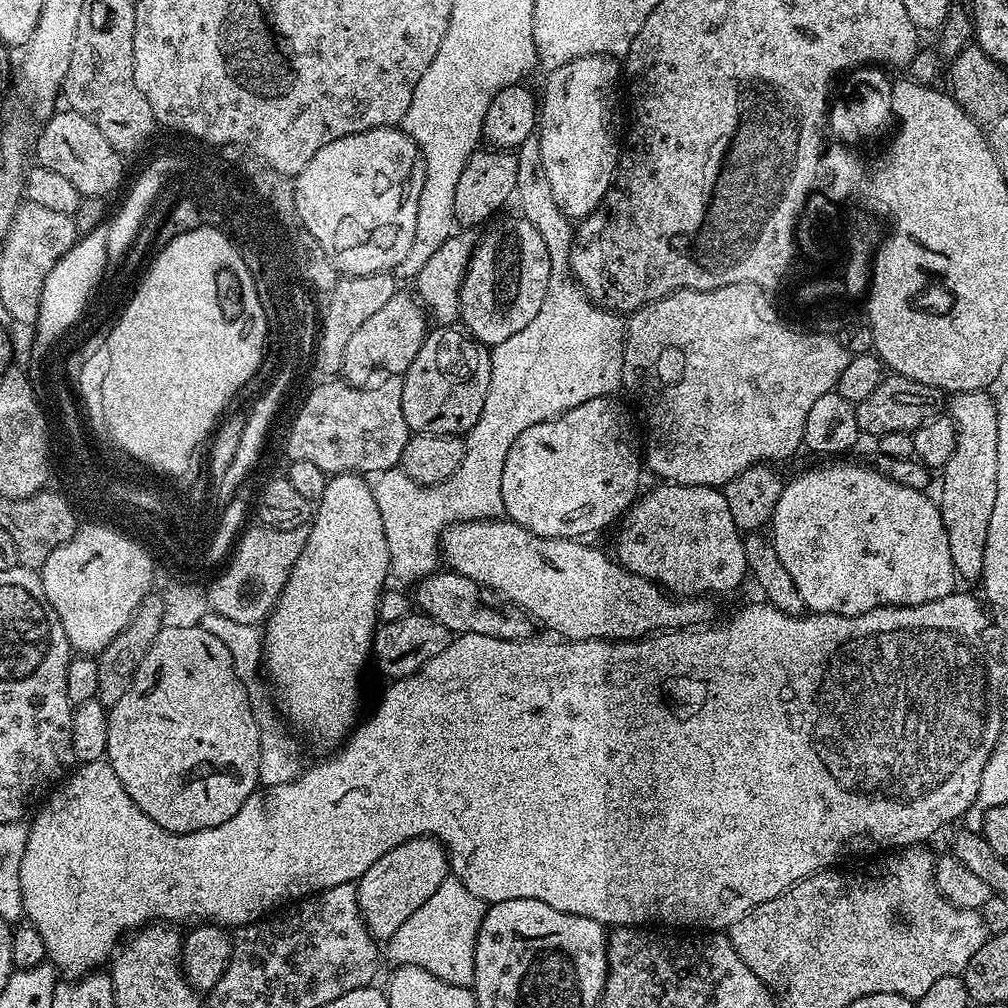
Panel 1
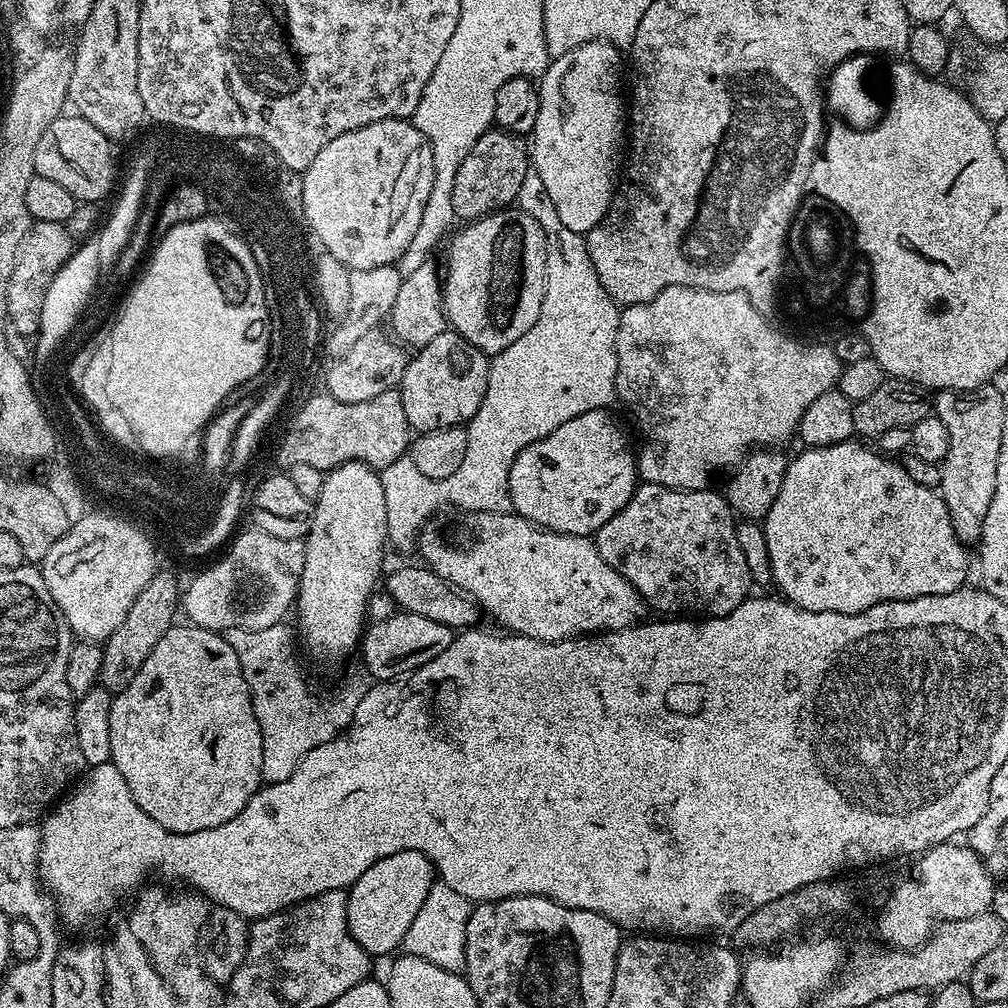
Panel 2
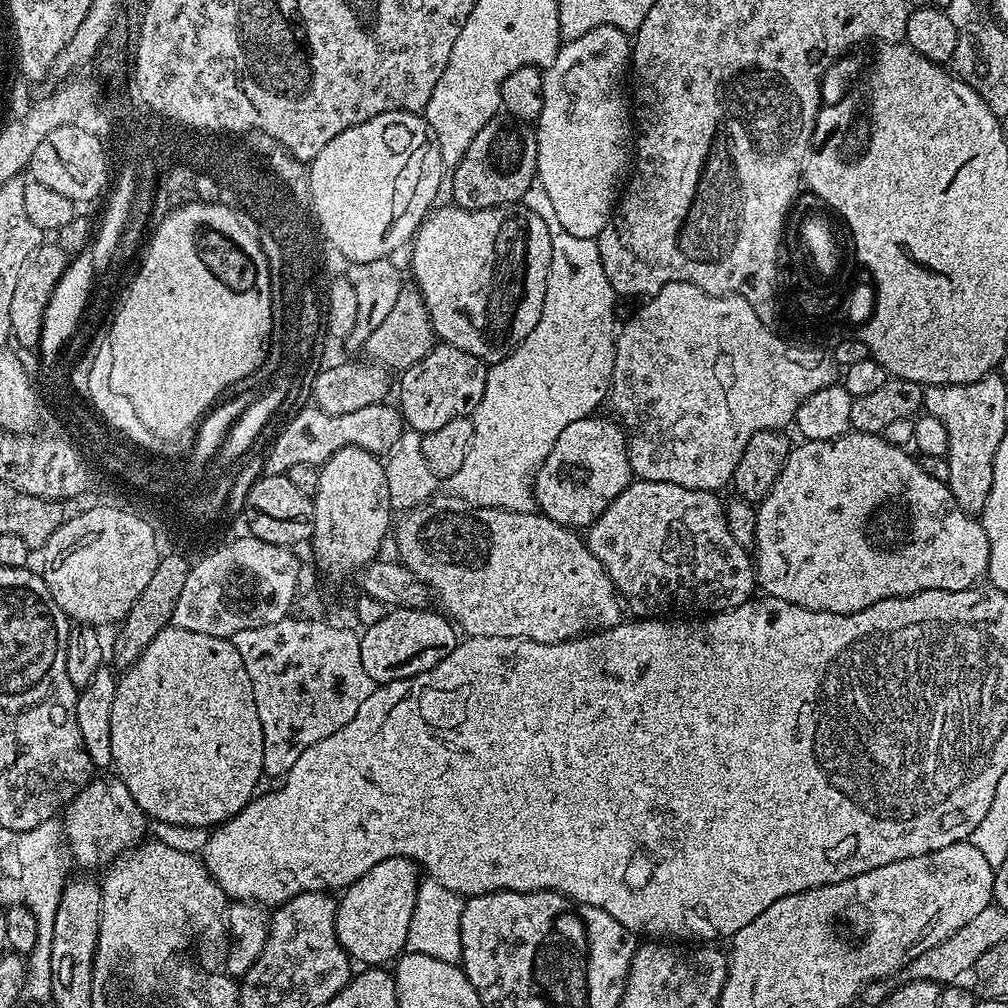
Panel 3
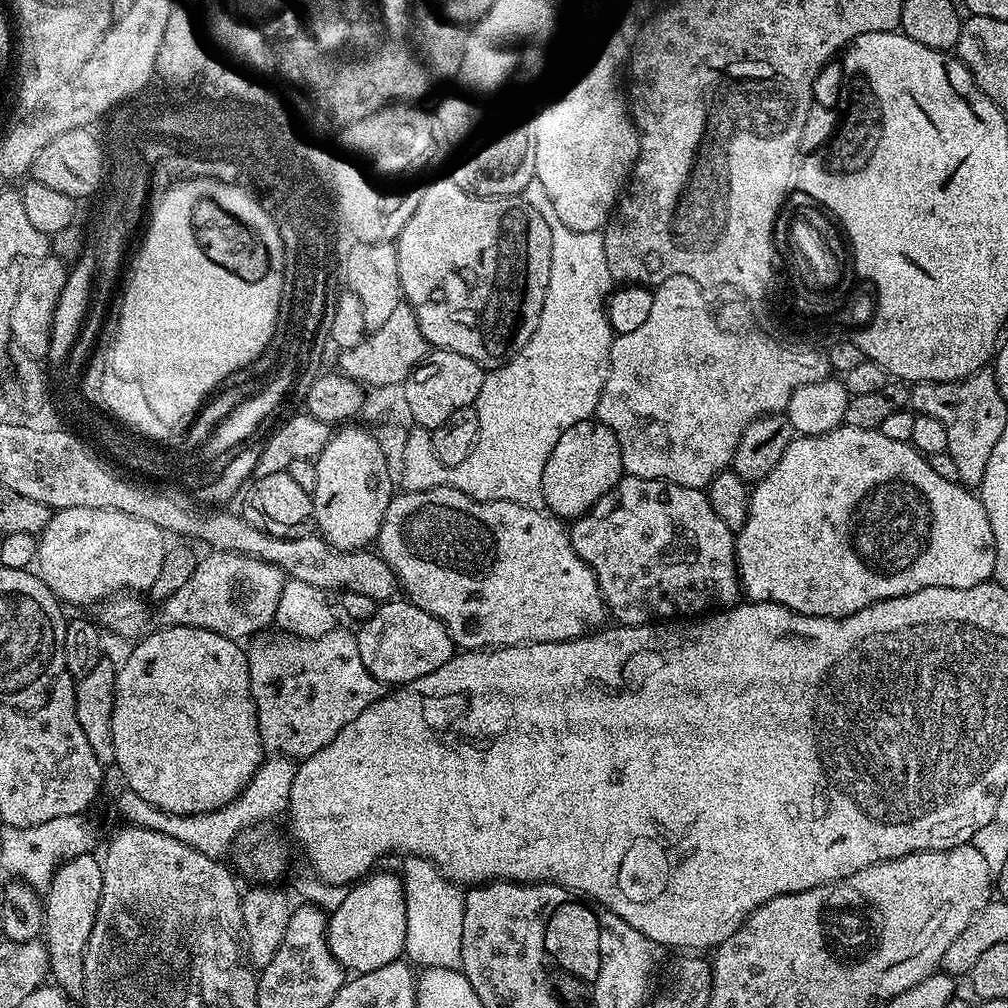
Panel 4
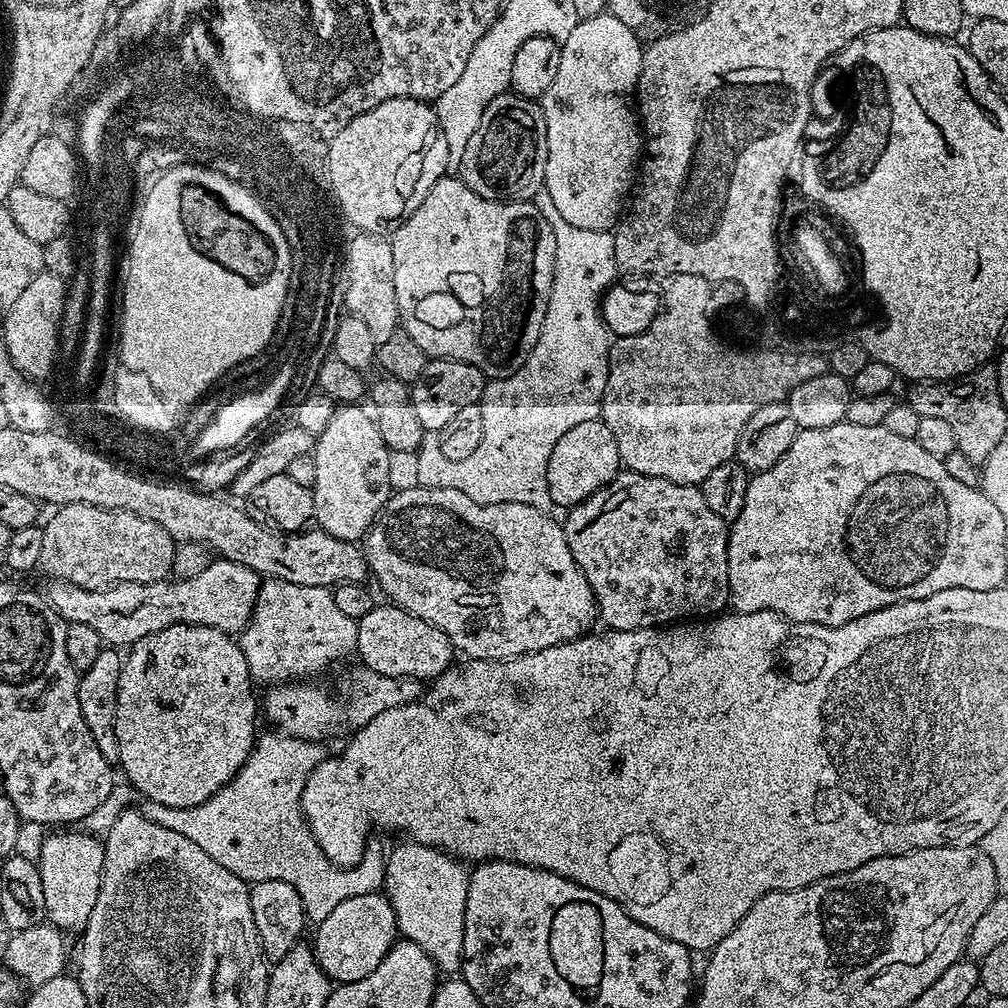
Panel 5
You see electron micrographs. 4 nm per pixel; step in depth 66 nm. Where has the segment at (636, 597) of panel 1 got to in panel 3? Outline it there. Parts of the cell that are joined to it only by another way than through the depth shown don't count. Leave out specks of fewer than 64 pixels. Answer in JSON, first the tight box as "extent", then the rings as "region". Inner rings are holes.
{"extent":[394,494,622,644],"region":[[[437,494],[423,504],[407,509],[404,516],[395,521],[394,540],[396,536],[396,552],[399,563],[405,564],[430,590],[433,597],[440,599],[439,607],[450,617],[453,625],[465,637],[481,636],[482,638],[523,638],[543,644],[557,644],[563,640],[574,640],[585,634],[599,632],[606,628],[613,628],[622,623],[620,608],[622,612],[622,601],[620,593],[612,584],[612,579],[606,574],[602,562],[594,558],[589,550],[585,537],[579,531],[564,528],[558,522],[551,520],[549,516],[534,512],[511,512],[501,508],[479,508],[473,504],[467,504],[460,496],[451,494]]]}

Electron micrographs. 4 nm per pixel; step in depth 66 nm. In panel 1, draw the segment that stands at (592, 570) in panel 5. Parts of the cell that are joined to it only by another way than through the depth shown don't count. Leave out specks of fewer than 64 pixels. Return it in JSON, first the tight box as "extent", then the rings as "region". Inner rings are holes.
{"extent":[615,482,749,598],"region":[[[667,482],[657,483],[657,488],[652,488],[648,493],[641,495],[636,503],[628,509],[626,515],[619,521],[616,532],[616,552],[615,559],[628,572],[638,574],[642,578],[652,581],[653,584],[660,585],[665,592],[677,598],[704,598],[707,592],[732,592],[740,583],[744,576],[749,575],[748,563],[746,562],[746,550],[744,549],[744,536],[738,526],[734,526],[734,518],[730,518],[730,506],[726,506],[726,498],[723,491],[716,486],[690,486],[689,484],[669,484]]]}

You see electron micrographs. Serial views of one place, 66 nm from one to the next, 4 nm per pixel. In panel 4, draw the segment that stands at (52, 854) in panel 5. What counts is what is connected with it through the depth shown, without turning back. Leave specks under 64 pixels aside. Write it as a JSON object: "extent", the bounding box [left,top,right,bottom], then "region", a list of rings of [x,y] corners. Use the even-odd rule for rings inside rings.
{"extent":[42,854,102,998],"region":[[[92,854],[69,857],[52,875],[42,896],[42,942],[48,948],[48,971],[55,987],[63,988],[73,998],[79,997],[84,987],[84,951],[86,942],[90,942],[90,930],[94,930],[94,918],[102,898],[102,864],[94,857]]]}

